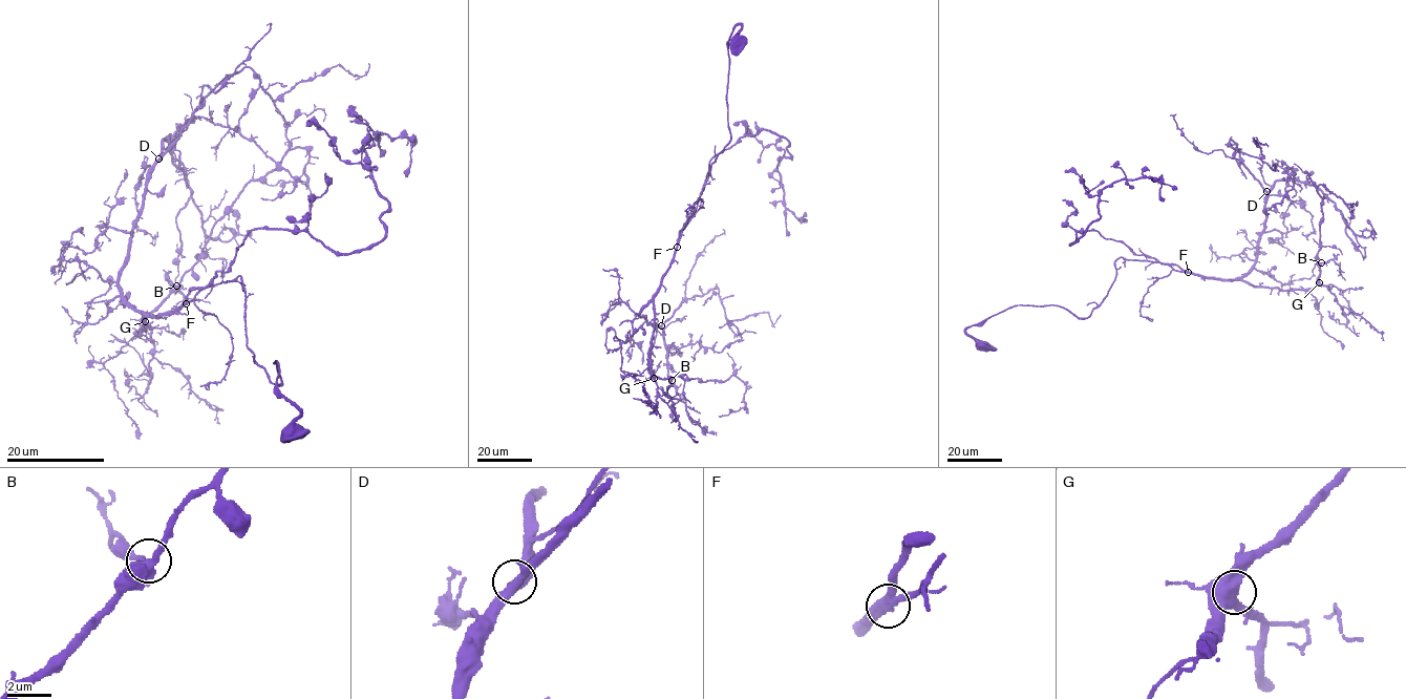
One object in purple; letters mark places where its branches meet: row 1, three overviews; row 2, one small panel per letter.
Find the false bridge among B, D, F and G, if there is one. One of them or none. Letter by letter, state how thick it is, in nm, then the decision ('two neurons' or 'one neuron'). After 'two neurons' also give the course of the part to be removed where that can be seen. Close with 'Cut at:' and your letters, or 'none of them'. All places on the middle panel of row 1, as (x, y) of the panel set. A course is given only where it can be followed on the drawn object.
B: calibre 400 nm; one neuron
D: calibre 380 nm; one neuron
F: calibre 480 nm; one neuron
G: calibre 600 nm; one neuron
Cut at: none of them

